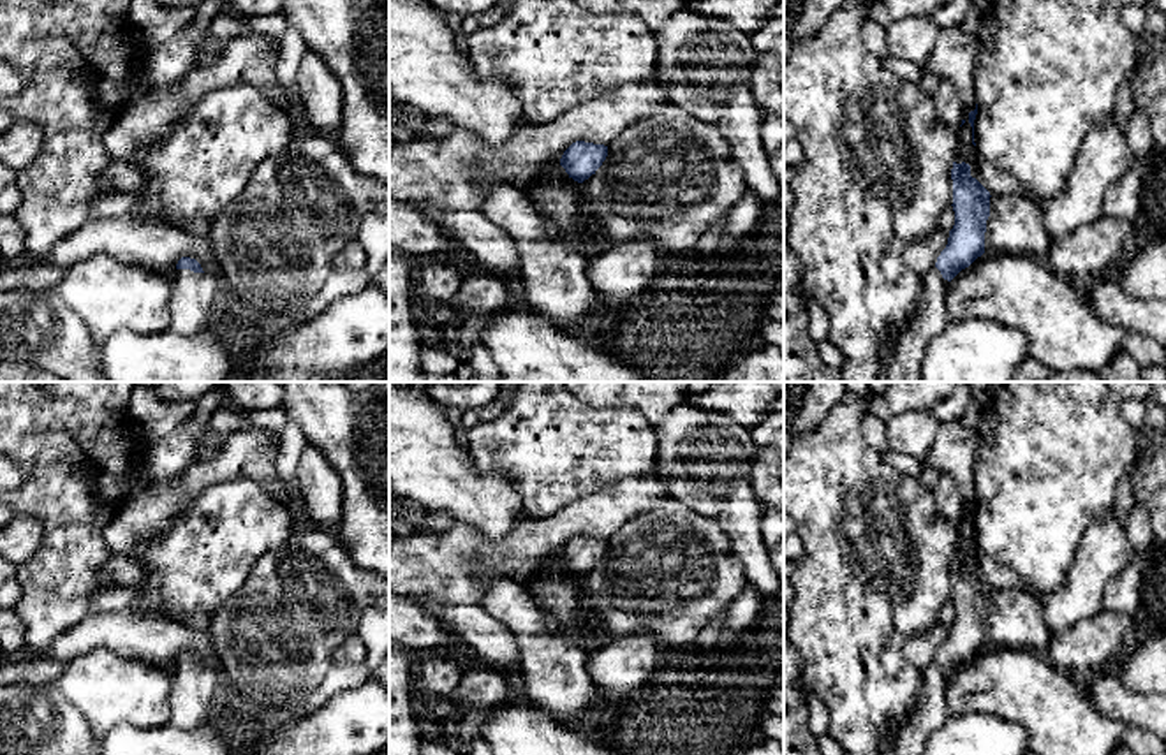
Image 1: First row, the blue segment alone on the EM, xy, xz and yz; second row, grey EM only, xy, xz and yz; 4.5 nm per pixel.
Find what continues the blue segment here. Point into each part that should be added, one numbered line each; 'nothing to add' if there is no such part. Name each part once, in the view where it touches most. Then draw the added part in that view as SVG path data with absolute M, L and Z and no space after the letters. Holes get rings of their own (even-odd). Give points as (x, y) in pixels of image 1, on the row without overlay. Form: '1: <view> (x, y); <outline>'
1: xy (194, 696); M174 663L171 667L171 681L169 725L178 729L197 729L208 723L220 699L215 674L204 667Z

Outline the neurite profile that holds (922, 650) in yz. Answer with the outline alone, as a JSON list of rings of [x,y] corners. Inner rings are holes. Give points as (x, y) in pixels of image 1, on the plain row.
[[[937,623],[928,630],[914,635],[904,646],[905,660],[919,671],[925,671],[935,662],[937,651],[948,639],[948,632],[949,627]]]

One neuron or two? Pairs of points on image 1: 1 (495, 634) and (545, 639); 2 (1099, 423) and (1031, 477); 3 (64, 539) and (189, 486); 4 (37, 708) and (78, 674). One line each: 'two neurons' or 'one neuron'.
1: two neurons
2: one neuron
3: two neurons
4: two neurons

